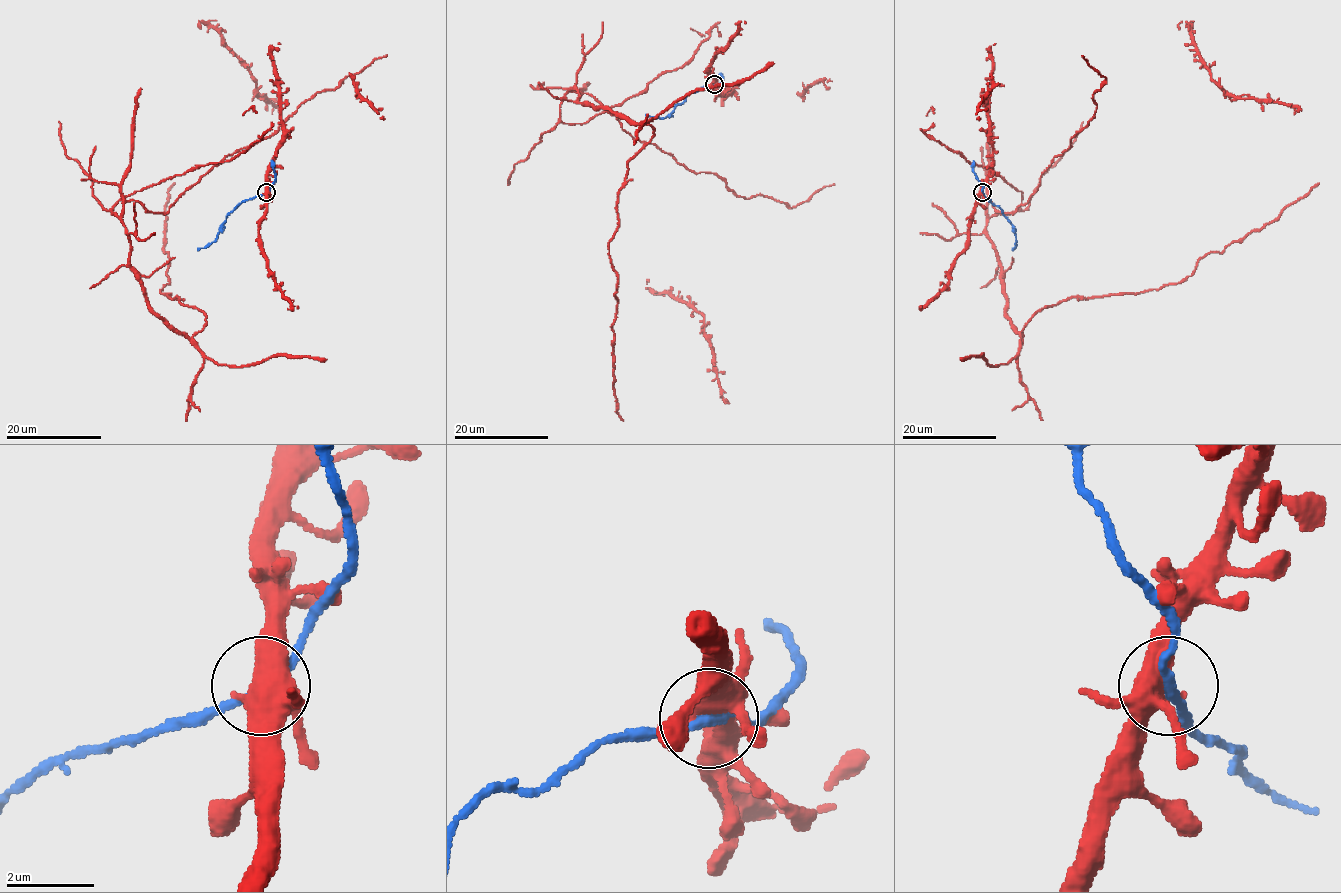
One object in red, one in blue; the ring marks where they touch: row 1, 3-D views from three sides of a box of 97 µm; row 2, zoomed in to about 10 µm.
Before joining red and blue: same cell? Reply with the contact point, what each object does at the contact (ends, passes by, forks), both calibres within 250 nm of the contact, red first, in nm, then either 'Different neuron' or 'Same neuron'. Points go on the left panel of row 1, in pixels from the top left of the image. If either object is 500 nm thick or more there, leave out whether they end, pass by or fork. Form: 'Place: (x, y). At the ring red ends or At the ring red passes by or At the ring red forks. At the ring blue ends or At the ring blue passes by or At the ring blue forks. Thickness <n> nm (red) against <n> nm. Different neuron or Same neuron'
Place: (266, 192). At the ring red forks. At the ring blue passes by. Thickness 480 nm (red) against 200 nm. Same neuron

